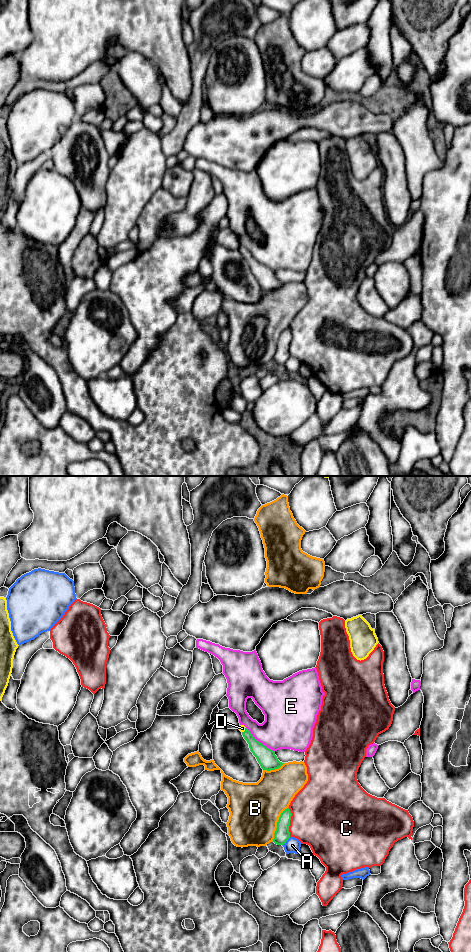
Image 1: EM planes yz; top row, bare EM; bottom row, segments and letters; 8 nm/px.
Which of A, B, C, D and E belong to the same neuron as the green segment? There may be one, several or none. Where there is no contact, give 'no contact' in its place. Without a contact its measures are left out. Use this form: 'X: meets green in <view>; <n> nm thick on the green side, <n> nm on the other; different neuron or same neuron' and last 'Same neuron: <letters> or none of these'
A: meets green in yz; 120 nm thick on the green side, 120 nm on the other; different neuron
B: meets green in yz; 120 nm thick on the green side, 420 nm on the other; different neuron
C: meets green in yz; 120 nm thick on the green side, 460 nm on the other; different neuron
D: meets green in yz; 130 nm thick on the green side, 50 nm on the other; different neuron
E: meets green in yz; 150 nm thick on the green side, 360 nm on the other; different neuron
Same neuron: none of these

